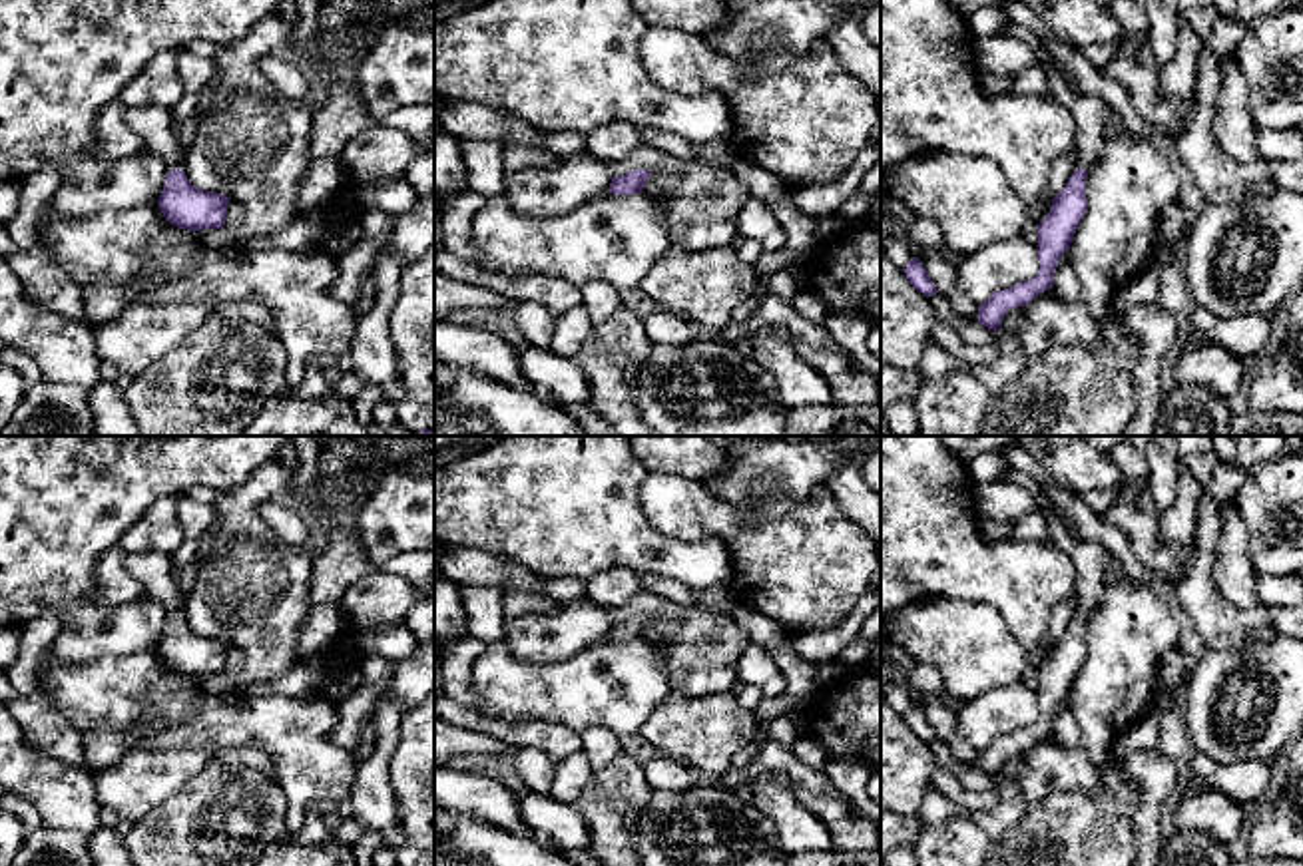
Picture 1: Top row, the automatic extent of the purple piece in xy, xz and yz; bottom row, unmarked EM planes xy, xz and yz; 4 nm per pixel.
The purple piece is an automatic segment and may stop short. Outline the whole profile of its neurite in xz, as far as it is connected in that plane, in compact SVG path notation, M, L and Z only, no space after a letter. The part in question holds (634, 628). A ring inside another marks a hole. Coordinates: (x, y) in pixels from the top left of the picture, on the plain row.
M636 615L626 621L612 623L610 639L614 641L634 641L642 639L652 617Z

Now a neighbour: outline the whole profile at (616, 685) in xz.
M604 639L572 659L528 663L512 655L508 641L486 645L472 667L478 715L504 723L554 721L576 733L592 727L610 729L620 739L636 735L655 707L671 693L659 655L644 641Z

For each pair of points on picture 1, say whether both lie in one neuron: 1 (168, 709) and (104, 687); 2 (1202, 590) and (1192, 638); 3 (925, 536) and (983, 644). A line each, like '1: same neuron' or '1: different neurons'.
1: same neuron
2: different neurons
3: different neurons

